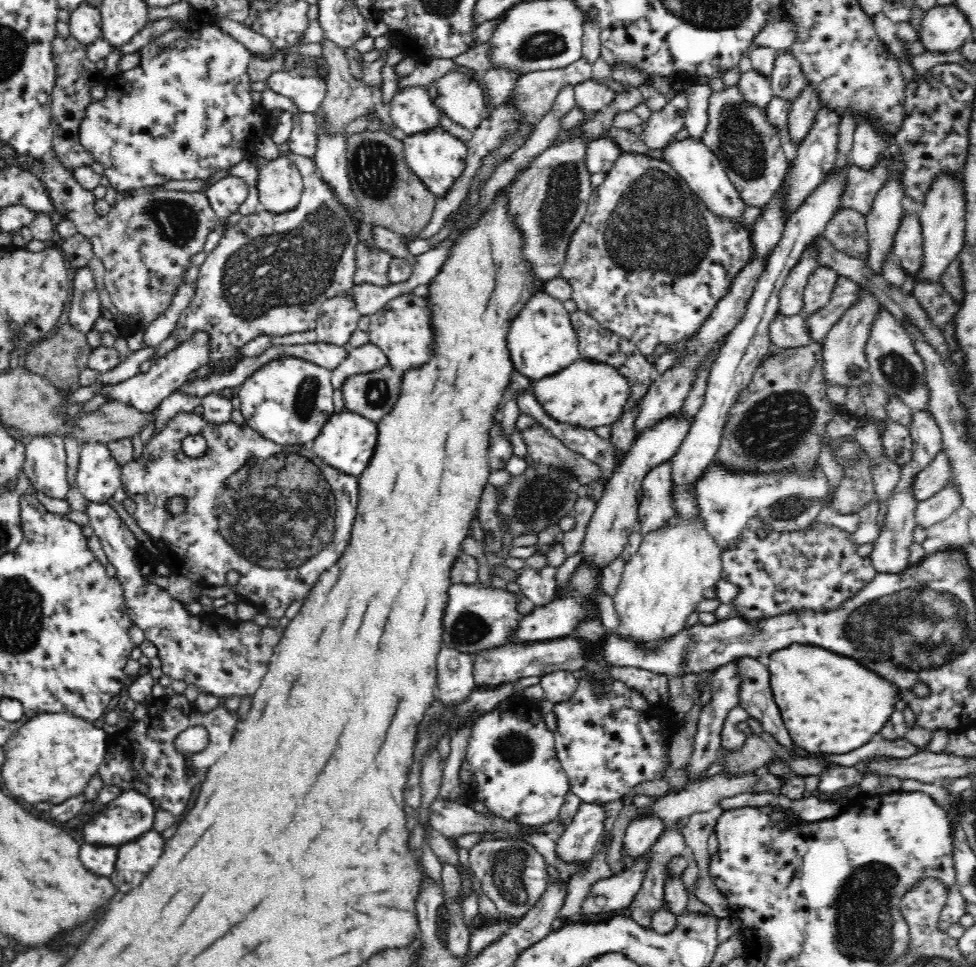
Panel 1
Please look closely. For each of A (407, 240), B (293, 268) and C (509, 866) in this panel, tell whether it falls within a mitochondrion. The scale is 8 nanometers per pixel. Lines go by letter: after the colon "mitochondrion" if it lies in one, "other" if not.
A: other
B: mitochondrion
C: mitochondrion

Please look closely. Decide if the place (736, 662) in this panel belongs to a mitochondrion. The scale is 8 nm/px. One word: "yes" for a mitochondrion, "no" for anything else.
no

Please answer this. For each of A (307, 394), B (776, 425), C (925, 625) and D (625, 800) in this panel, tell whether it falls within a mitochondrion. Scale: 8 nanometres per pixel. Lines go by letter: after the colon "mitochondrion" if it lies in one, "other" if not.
A: mitochondrion
B: mitochondrion
C: mitochondrion
D: other

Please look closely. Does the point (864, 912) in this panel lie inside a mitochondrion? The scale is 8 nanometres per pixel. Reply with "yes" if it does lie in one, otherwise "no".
yes

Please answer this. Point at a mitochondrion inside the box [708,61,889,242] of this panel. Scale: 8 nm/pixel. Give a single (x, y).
(742, 147)

